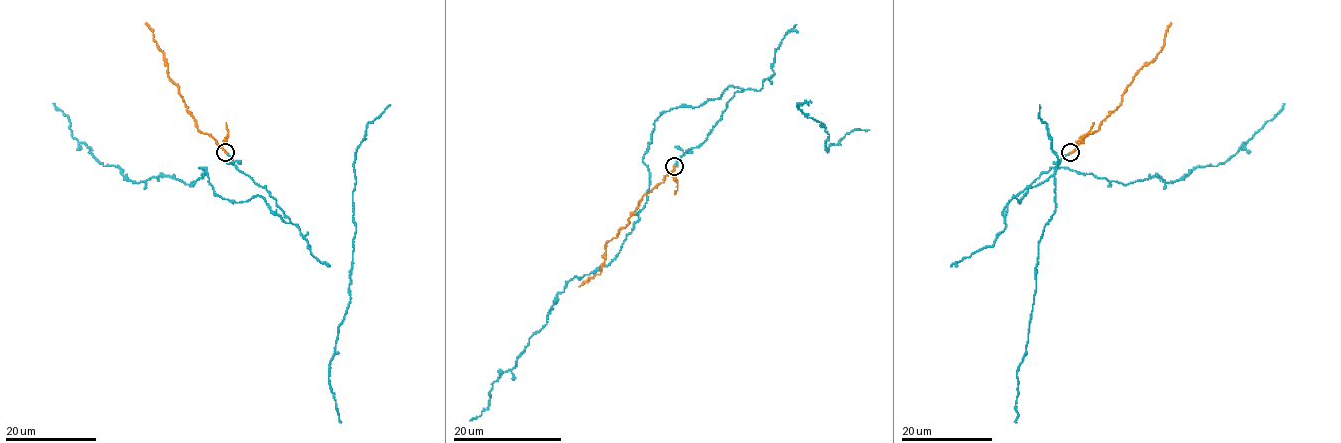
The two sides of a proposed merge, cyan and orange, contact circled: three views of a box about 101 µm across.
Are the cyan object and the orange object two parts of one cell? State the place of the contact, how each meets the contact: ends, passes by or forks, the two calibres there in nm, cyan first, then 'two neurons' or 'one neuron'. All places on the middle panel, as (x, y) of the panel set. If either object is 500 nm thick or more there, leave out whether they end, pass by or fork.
at (674, 166); cyan ends there; orange ends there; 240 nm thick on the cyan side, 220 nm on the other; one neuron

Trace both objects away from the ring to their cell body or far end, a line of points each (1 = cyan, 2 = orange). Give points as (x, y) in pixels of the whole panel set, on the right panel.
1: (1070, 152), (1008, 201), (1005, 223), (1013, 197), (1052, 167), (1175, 182), (1229, 159), (1284, 103)
2: (1070, 152), (1088, 134), (1098, 129), (1102, 121), (1120, 104), (1135, 75), (1161, 51), (1170, 22)

